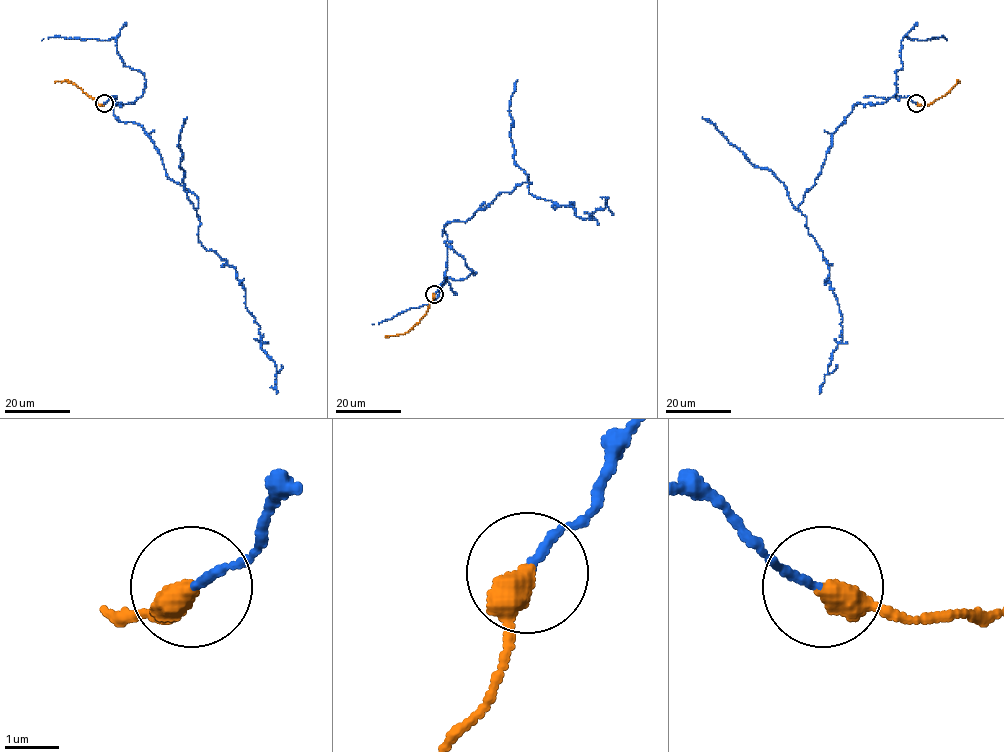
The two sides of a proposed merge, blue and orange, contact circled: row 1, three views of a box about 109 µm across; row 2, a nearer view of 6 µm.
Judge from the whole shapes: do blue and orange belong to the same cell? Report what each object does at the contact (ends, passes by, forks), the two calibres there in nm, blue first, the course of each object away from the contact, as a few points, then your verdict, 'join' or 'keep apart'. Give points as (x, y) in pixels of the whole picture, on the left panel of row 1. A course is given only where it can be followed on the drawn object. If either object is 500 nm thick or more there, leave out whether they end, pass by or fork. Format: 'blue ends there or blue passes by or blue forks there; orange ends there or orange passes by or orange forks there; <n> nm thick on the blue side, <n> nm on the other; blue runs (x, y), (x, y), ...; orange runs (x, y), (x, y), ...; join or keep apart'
blue ends there; orange ends there; 140 nm thick on the blue side, 480 nm on the other; blue runs (104, 103), (116, 95), (114, 115), (143, 128), (165, 173), (196, 195), (198, 240), (235, 269), (276, 394); orange runs (104, 103), (98, 104), (66, 81), (54, 81); join

